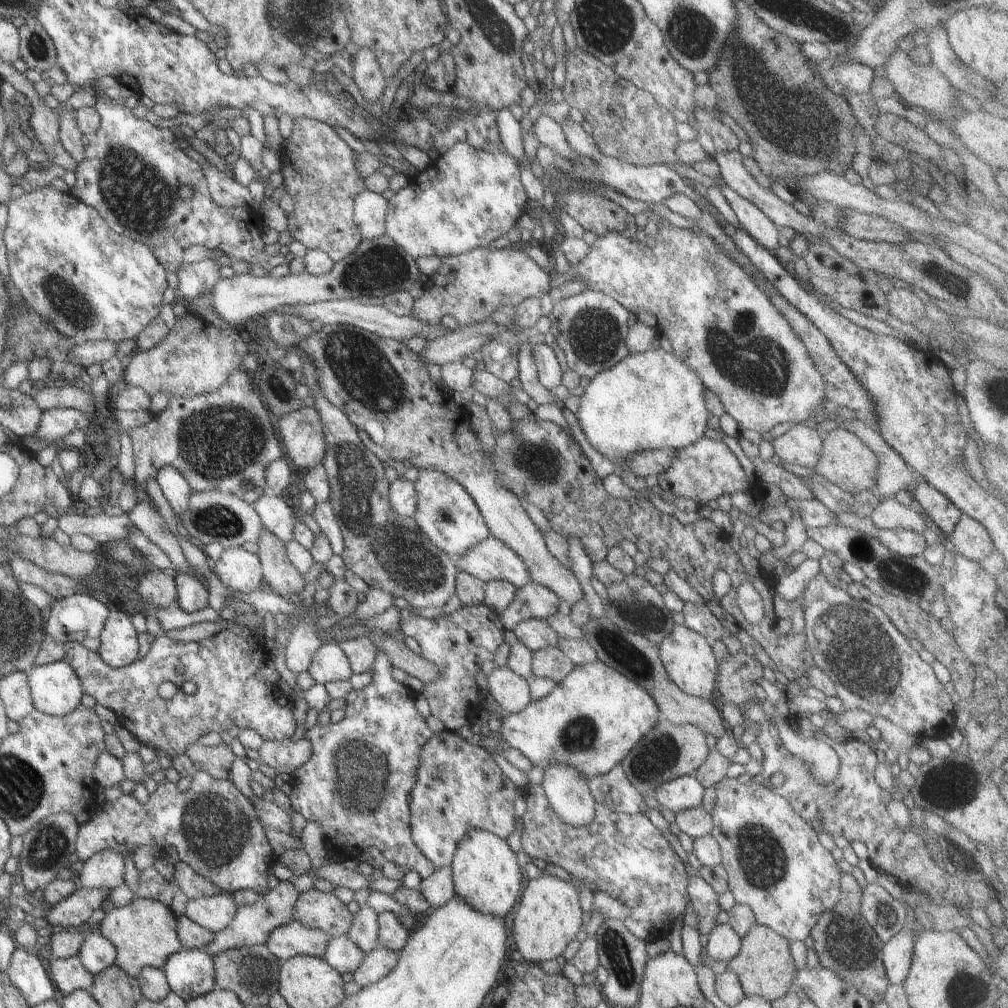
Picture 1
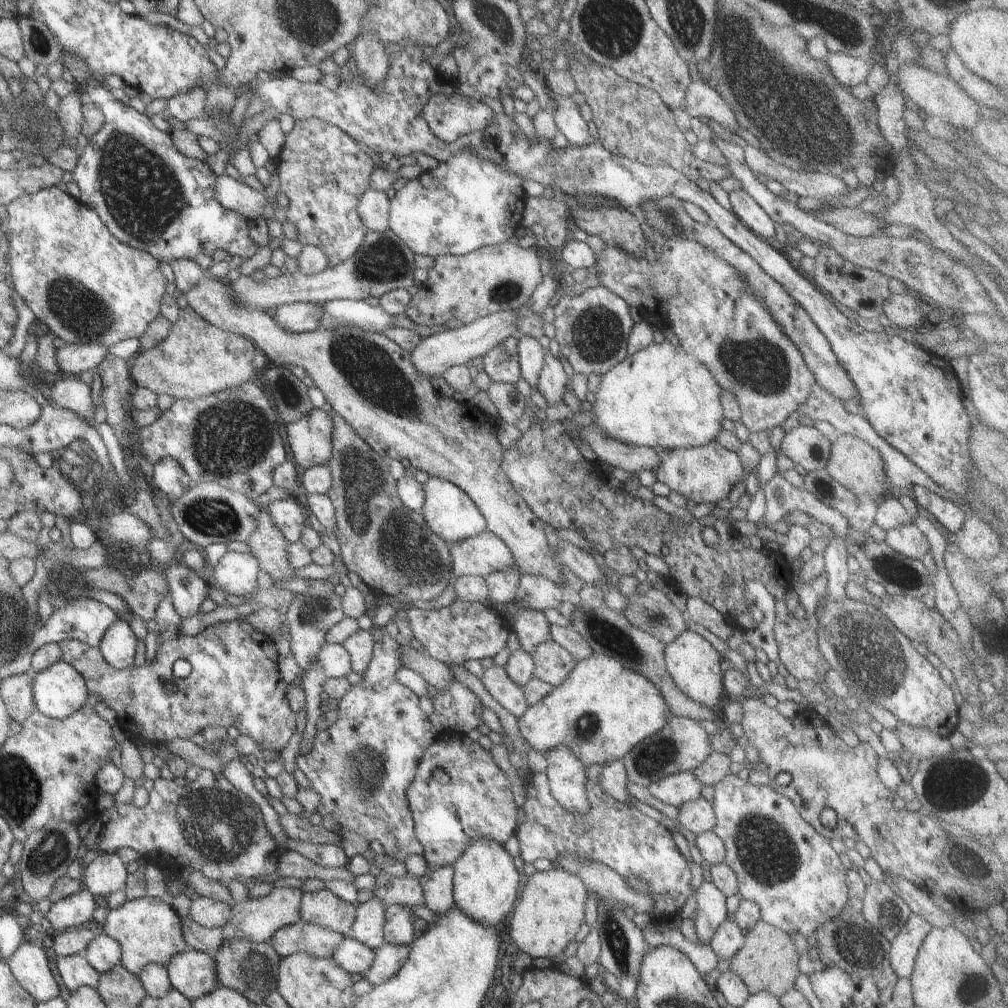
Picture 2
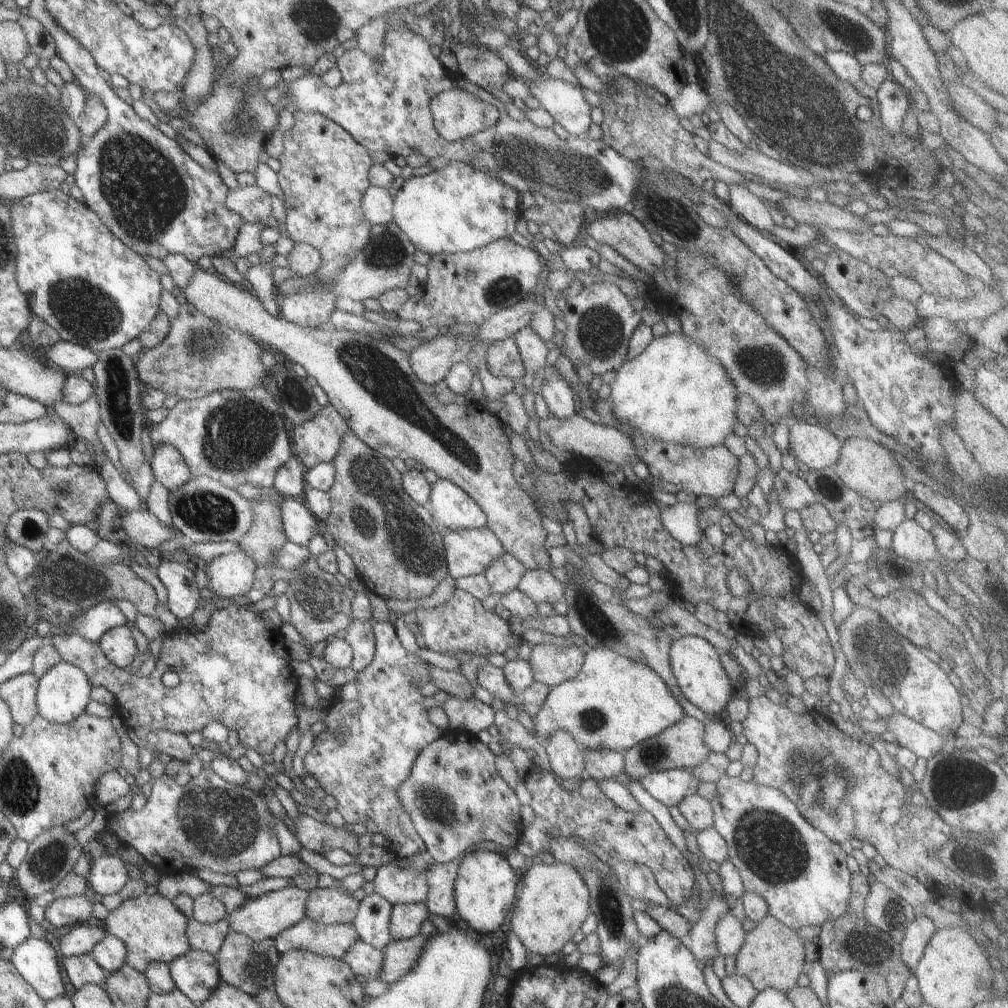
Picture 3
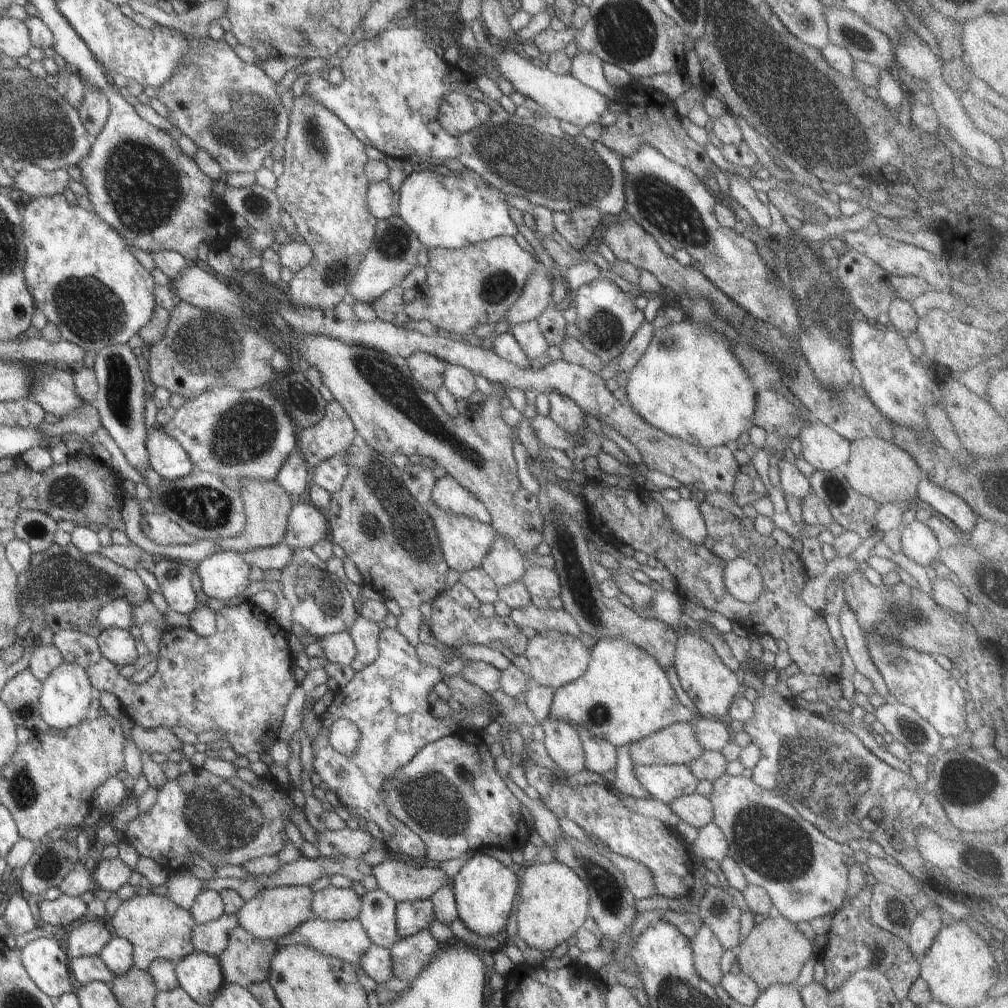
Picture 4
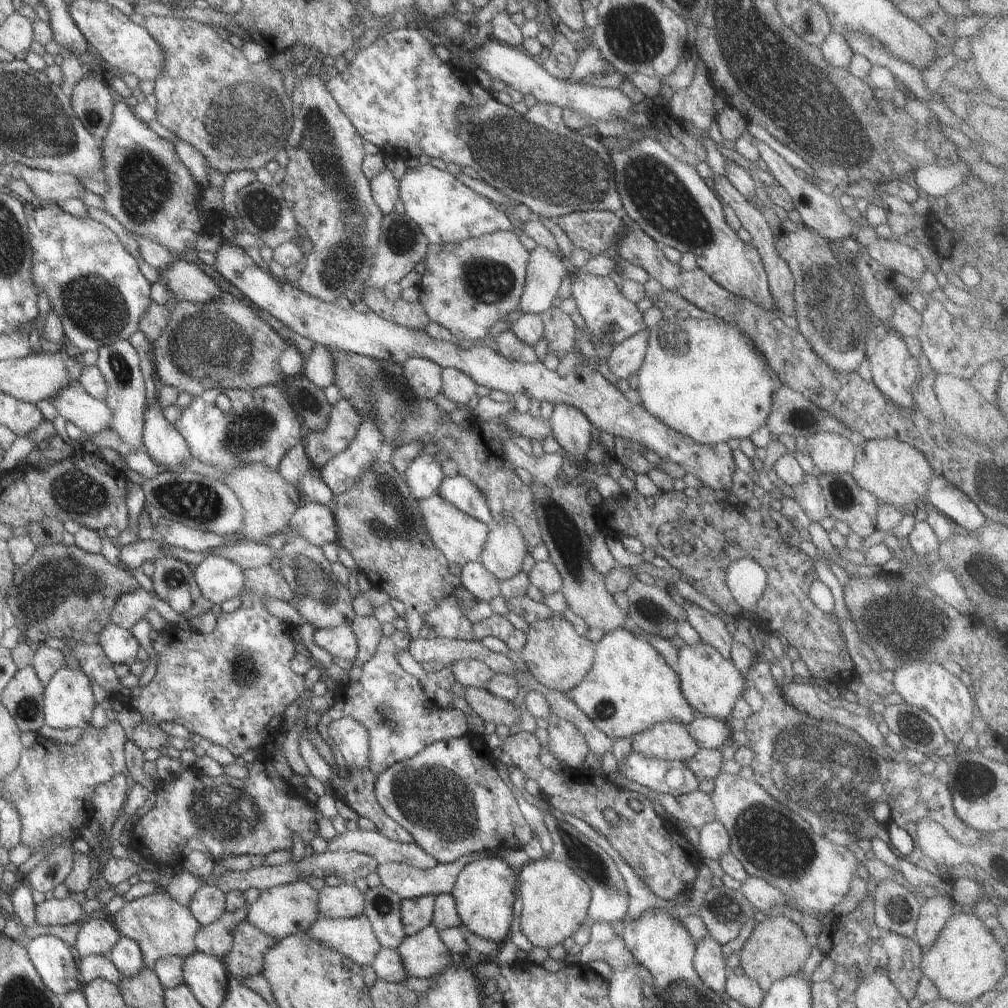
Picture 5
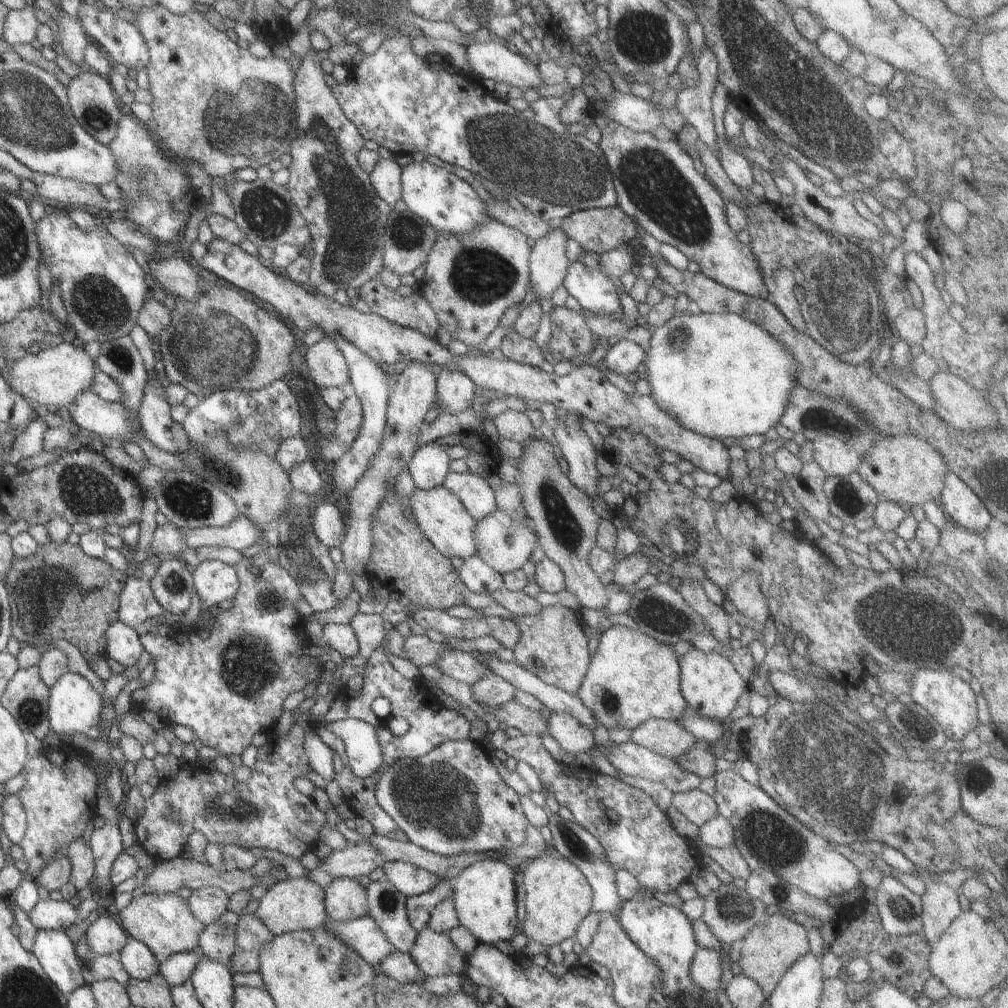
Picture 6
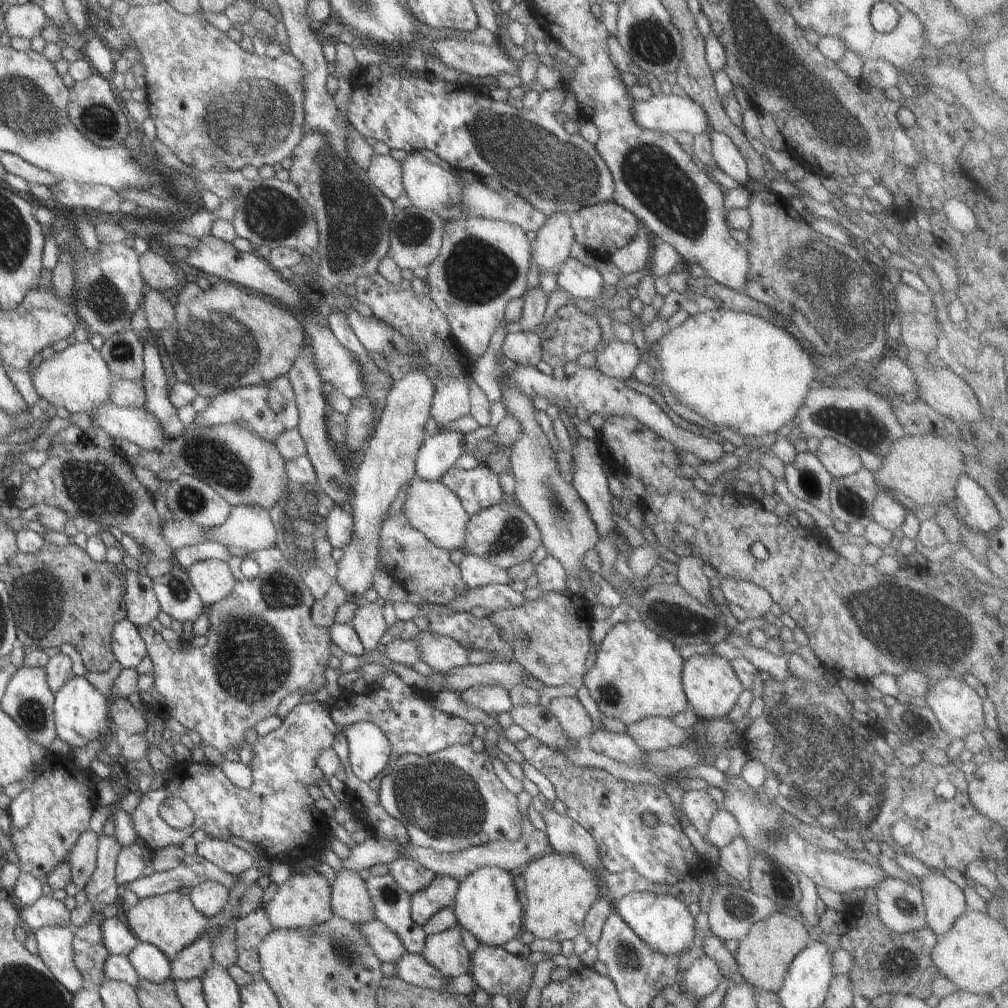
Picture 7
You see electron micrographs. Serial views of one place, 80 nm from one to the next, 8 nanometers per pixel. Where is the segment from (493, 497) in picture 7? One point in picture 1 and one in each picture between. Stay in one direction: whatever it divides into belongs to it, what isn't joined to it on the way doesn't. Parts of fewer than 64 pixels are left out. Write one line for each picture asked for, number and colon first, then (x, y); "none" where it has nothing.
1: (444, 513)
2: (447, 511)
3: (451, 508)
4: (446, 494)
5: (456, 490)
6: (477, 499)

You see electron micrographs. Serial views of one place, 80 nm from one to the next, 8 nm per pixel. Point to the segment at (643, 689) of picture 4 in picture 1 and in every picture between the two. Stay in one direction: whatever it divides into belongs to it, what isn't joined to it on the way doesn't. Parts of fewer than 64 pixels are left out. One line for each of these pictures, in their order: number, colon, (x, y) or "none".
1: (594, 716)
2: (601, 710)
3: (613, 702)

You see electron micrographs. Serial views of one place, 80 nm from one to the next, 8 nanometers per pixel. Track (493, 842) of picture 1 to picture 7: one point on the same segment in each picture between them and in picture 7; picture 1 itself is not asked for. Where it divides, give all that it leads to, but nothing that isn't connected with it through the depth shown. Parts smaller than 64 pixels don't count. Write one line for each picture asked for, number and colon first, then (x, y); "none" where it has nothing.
2: (484, 882)
3: (484, 886)
4: (483, 889)
5: (483, 891)
6: (483, 896)
7: (485, 904)

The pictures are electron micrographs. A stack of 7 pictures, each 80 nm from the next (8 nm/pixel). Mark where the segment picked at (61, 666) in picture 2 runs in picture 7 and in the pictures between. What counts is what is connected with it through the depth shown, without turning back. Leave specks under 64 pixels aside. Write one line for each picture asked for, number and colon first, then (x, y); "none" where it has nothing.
3: (62, 693)
4: (63, 701)
5: (67, 701)
6: (73, 707)
7: (79, 711)

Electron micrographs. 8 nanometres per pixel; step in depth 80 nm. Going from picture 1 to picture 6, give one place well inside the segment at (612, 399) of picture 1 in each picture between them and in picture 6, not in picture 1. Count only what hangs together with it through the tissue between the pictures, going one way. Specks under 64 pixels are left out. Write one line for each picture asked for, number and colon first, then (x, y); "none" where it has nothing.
2: (659, 397)
3: (673, 391)
4: (687, 383)
5: (702, 376)
6: (718, 375)

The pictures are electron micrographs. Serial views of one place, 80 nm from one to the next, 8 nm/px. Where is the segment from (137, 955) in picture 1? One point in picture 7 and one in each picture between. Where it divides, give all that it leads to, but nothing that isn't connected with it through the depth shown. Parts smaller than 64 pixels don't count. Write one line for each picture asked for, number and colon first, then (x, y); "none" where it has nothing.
2: (147, 930)
3: (151, 928)
4: (157, 929)
5: (161, 927)
6: (162, 922)
7: (168, 921)

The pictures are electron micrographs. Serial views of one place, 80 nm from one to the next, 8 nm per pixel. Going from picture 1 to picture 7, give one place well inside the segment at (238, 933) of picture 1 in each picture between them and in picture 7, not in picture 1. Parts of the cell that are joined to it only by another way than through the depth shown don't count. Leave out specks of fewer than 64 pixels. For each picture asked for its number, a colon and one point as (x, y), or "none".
2: (256, 919)
3: (259, 918)
4: (273, 912)
5: (284, 909)
6: (296, 904)
7: (302, 901)

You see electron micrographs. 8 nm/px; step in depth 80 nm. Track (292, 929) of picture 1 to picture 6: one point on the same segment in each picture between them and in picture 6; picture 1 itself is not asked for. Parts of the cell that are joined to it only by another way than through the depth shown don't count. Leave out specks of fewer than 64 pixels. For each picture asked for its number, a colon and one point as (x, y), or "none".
2: (300, 937)
3: (325, 940)
4: (346, 940)
5: (353, 937)
6: (360, 935)

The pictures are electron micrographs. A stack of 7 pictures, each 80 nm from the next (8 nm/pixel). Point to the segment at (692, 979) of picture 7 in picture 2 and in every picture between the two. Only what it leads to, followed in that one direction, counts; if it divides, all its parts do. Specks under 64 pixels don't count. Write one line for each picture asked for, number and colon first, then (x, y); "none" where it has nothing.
2: (710, 911)
3: (700, 941)
4: (706, 951)
5: (707, 962)
6: (704, 970)

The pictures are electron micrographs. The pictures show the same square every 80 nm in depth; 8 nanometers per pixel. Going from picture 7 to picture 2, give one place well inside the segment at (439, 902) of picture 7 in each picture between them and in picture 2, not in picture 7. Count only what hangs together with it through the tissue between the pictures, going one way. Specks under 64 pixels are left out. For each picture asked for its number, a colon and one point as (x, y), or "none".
2: (397, 929)
3: (405, 920)
4: (411, 916)
5: (415, 914)
6: (418, 909)

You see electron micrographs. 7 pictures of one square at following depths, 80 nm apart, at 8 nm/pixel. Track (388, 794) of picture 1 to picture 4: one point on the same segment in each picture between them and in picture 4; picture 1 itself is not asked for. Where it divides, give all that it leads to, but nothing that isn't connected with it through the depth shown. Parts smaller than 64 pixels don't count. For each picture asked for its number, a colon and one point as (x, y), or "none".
2: (361, 764)
3: (381, 709)
4: (386, 700)

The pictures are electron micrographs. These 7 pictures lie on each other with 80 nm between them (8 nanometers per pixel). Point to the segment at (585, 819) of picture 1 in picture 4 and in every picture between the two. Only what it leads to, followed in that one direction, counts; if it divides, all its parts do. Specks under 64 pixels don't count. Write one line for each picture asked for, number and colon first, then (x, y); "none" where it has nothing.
2: (565, 774)
3: (565, 757)
4: (561, 741)

